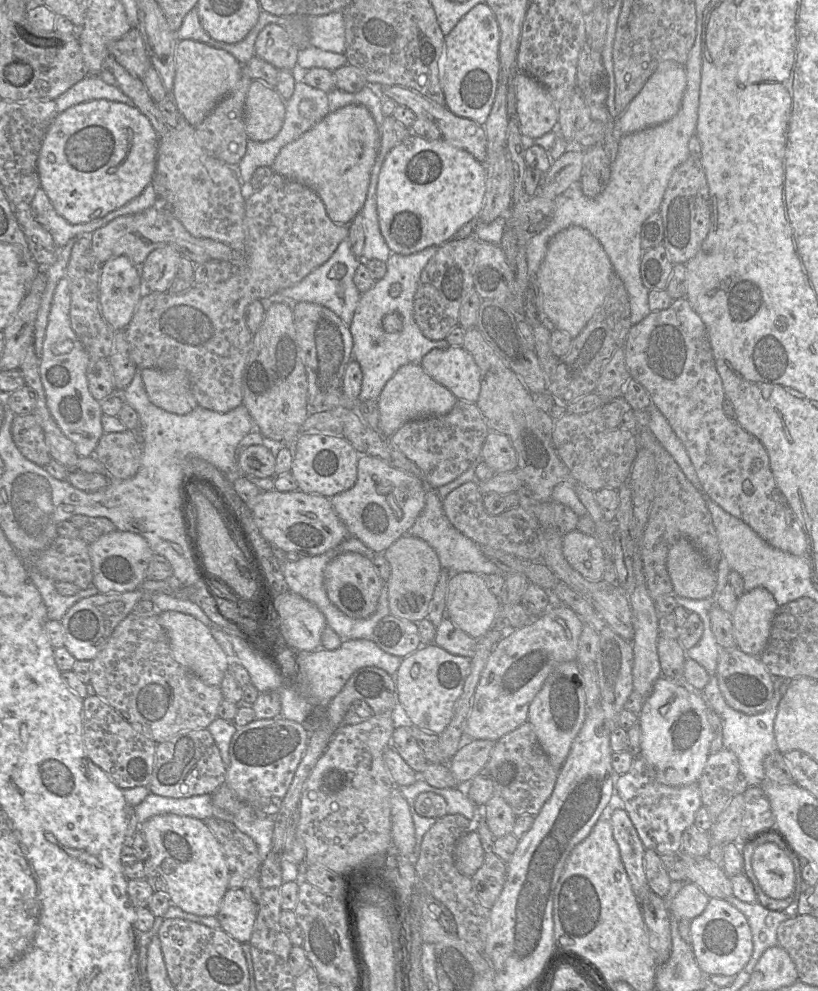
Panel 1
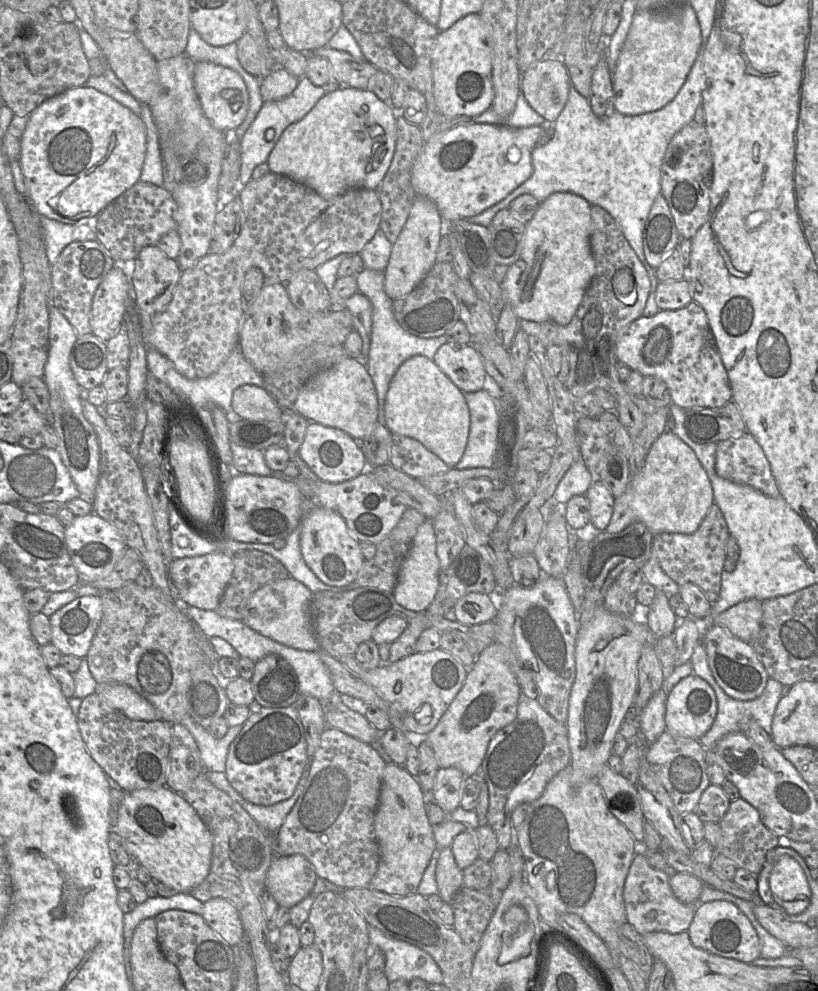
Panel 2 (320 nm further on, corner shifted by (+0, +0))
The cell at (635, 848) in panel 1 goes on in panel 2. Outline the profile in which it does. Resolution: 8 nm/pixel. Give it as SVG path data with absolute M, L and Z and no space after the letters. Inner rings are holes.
M636 853L623 888L626 921L640 934L667 932L678 934L689 929L695 915L697 904L684 904L672 892L670 876L652 868L644 854Z

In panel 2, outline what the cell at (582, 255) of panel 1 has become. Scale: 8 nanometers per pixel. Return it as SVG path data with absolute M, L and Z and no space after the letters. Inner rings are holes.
M555 192L540 203L535 215L526 224L520 257L509 266L500 283L504 302L512 307L519 320L552 321L562 326L570 323L595 275L595 260L590 246L591 227L591 205L582 196Z

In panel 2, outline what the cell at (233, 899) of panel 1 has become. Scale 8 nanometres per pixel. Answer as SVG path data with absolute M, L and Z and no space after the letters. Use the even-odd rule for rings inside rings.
M224 898L204 902L201 916L207 925L231 947L245 941L245 930L236 907Z

